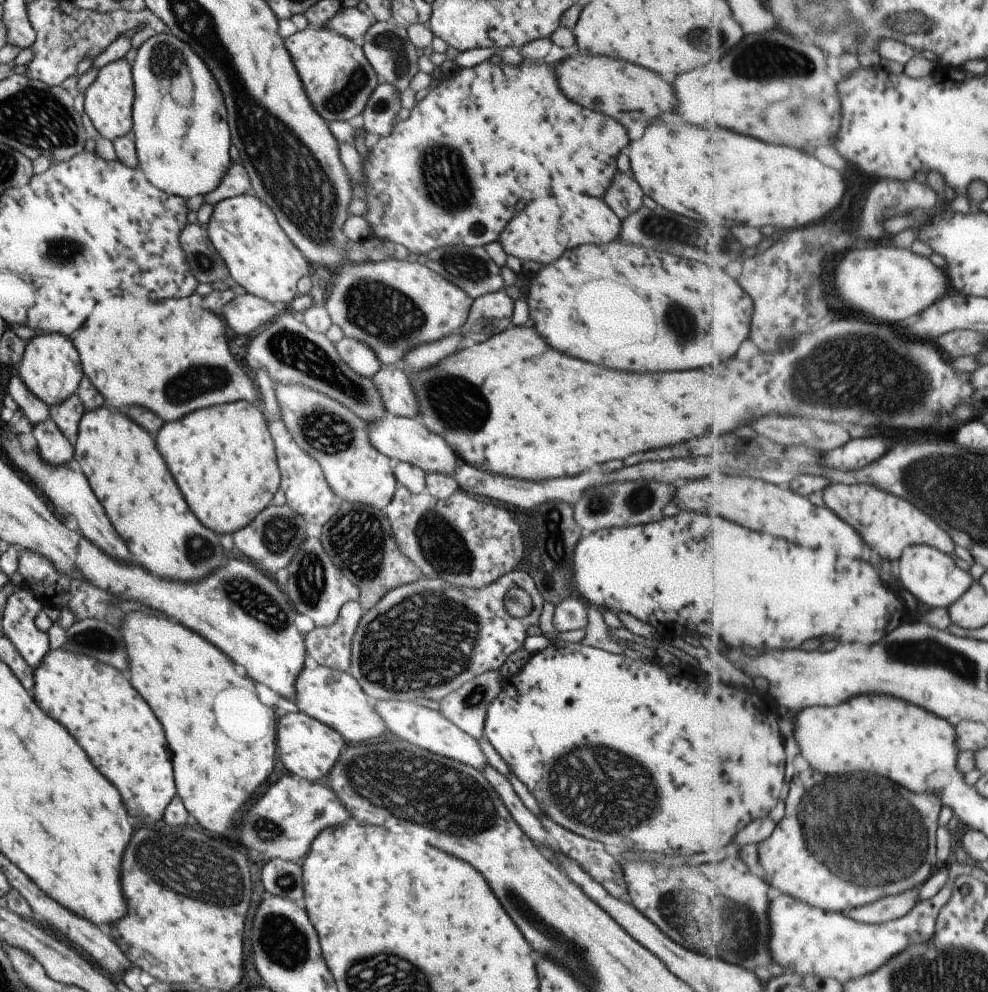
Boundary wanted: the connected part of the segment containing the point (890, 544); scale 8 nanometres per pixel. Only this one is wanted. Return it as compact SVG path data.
M831 483L824 488L823 494L825 504L831 510L837 510L837 514L841 514L841 518L845 518L847 522L853 522L852 525L861 530L861 535L865 534L865 542L869 542L871 550L881 552L881 556L889 562L899 561L904 550L911 545L937 547L950 555L958 553L957 544L943 527L925 514L924 510L889 491L881 490L869 483L858 485Z

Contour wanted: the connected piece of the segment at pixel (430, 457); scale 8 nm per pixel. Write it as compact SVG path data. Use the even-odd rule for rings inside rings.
M385 414L380 419L365 422L372 445L391 460L418 466L424 473L444 475L453 473L463 464L460 456L454 453L453 447L444 438L426 429L415 419Z

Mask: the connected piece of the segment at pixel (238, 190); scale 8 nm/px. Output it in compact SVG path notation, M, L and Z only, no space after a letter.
M241 163L231 164L215 190L203 195L204 203L214 205L219 201L250 193L250 180Z

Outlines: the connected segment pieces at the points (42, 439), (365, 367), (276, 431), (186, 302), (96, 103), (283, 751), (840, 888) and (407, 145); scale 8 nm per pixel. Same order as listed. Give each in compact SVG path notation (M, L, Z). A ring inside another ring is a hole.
M50 418L38 422L32 428L32 433L40 457L49 465L73 462L72 444Z
M344 336L334 347L339 358L361 376L371 378L380 369L374 350L360 340Z
M270 422L269 432L271 432L271 438L275 442L275 454L277 454L280 472L278 487L284 492L286 506L300 515L306 524L323 526L325 522L329 521L331 514L337 511L340 506L340 499L328 487L319 464L297 446L293 437L283 426L283 422Z
M113 296L111 300L97 302L91 308L85 318L85 326L81 326L70 340L79 352L82 372L105 396L109 408L119 410L123 406L143 406L169 422L211 404L244 400L257 405L261 401L254 382L247 378L231 357L227 333L228 327L223 319L212 314L205 306L194 306L189 297L151 302L145 298Z
M125 57L118 58L102 66L94 81L85 88L83 109L90 118L94 130L101 137L114 141L132 130L132 102L134 86L131 76L131 67Z
M289 712L277 720L275 746L277 746L275 757L289 774L304 781L319 782L328 775L329 770L336 763L345 742L335 730L324 726L321 722L301 712Z
M813 768L795 776L787 800L785 820L778 822L774 833L757 845L760 861L767 876L764 879L772 888L801 899L811 906L848 914L855 907L867 906L869 903L877 902L877 899L889 898L895 893L904 893L907 889L921 887L937 864L938 856L935 852L939 814L944 806L943 799L936 794L914 793L890 778L871 776L864 772L831 776L827 782L817 784L823 778L825 776L821 772L813 772Z
M525 59L519 65L509 65L500 62L499 64L491 64L489 61L481 62L480 65L474 66L470 69L459 69L442 75L439 78L435 87L417 104L414 104L410 109L409 117L396 124L396 127L386 137L379 137L372 139L368 146L367 161L362 160L365 166L365 174L367 175L367 186L357 186L351 180L351 184L355 186L355 198L365 198L369 212L367 218L371 228L373 228L373 235L376 238L383 238L383 240L391 241L401 244L409 250L412 254L412 259L420 259L429 251L437 247L449 245L465 245L468 247L484 246L488 242L498 240L499 233L503 230L508 220L517 212L517 204L527 204L547 192L551 192L555 198L569 200L572 195L589 194L592 197L601 197L604 190L610 185L617 171L617 154L627 148L627 142L631 142L627 138L626 128L621 124L617 124L613 118L607 118L604 114L597 114L591 112L575 102L569 102L557 90L556 76L554 75L554 66L544 64L530 64ZM403 196L411 196L409 200L413 202L413 208L417 208L419 202L419 210L411 216L411 214L403 214Z

